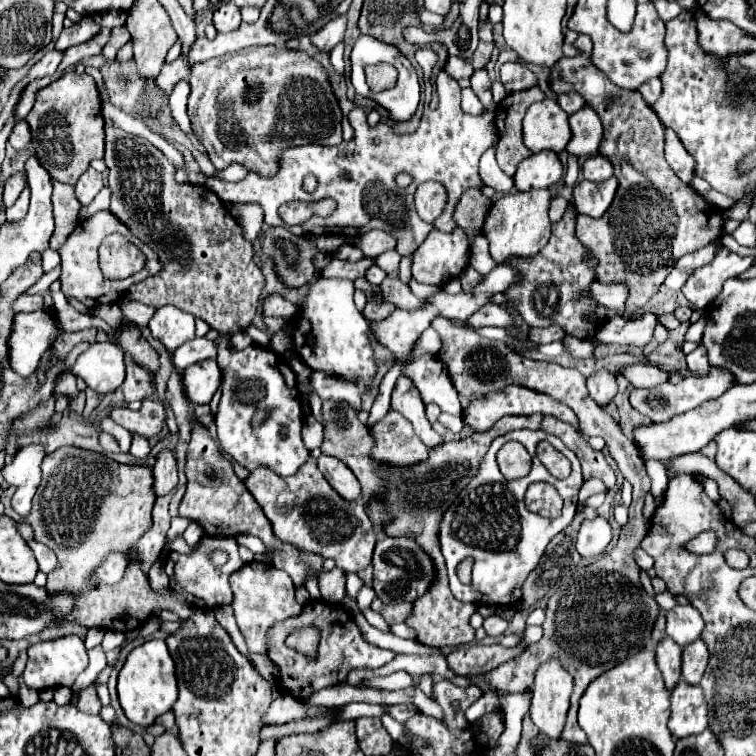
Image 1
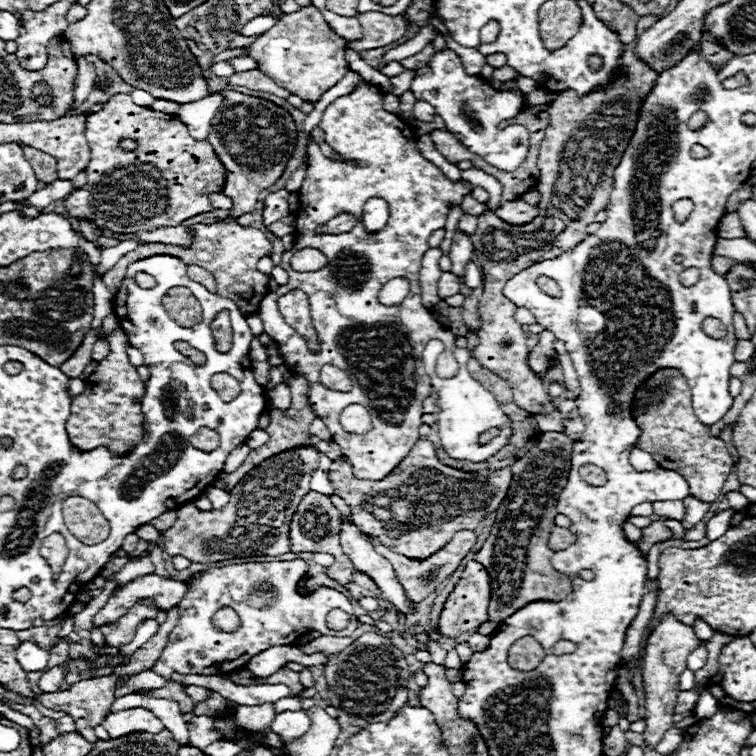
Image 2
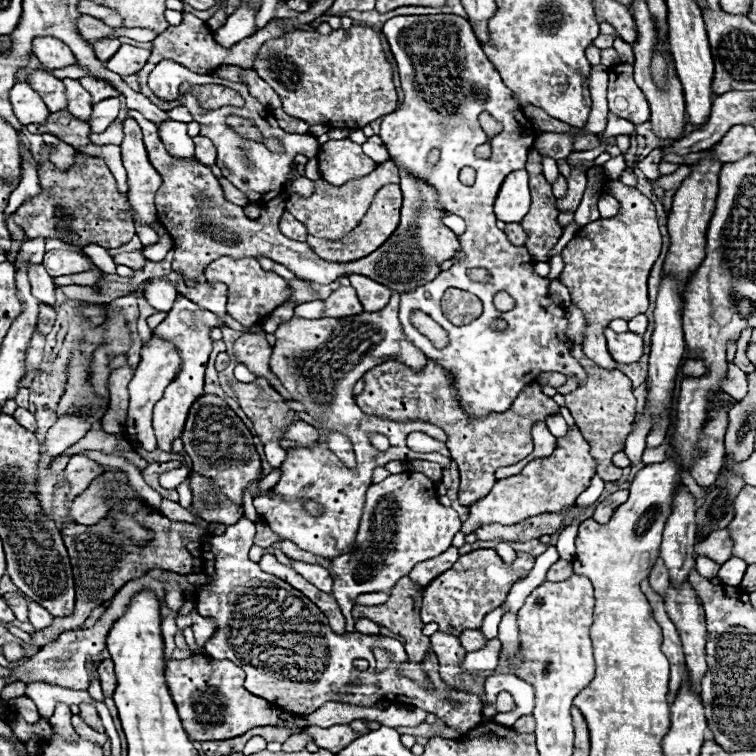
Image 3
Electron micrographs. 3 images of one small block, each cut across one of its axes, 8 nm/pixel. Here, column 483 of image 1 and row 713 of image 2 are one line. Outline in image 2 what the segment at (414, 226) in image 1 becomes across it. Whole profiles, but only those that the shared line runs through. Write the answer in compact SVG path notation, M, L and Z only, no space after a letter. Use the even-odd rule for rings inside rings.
M296 558L284 562L248 562L222 568L208 568L202 570L198 578L190 576L186 580L186 596L178 606L180 620L170 632L168 644L152 668L152 672L162 676L166 684L162 688L146 690L144 696L172 700L180 706L180 712L186 714L194 708L194 700L186 696L184 684L170 682L172 672L202 676L226 674L236 668L242 668L252 656L266 648L292 644L294 638L304 632L318 630L322 634L334 636L334 630L326 626L328 612L340 608L346 614L354 614L352 602L348 596L334 588L320 586L312 592L308 588L298 588L298 584L306 578L306 572L308 564L302 558ZM224 606L232 608L240 618L240 626L234 632L222 632L212 624L214 614ZM128 708L128 710L120 710L116 714L109 714L103 720L102 726L111 738L128 736L130 732L158 734L164 730L164 726L160 724L160 718L154 716L146 708Z

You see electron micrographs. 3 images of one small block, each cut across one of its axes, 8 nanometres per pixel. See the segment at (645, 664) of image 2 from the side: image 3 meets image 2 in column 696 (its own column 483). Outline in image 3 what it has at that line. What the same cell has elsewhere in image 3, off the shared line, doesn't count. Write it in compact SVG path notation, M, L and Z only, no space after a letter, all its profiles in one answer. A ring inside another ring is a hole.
M466 630L460 634L460 642L466 648L466 652L474 652L486 646L486 638L482 636L480 630Z

